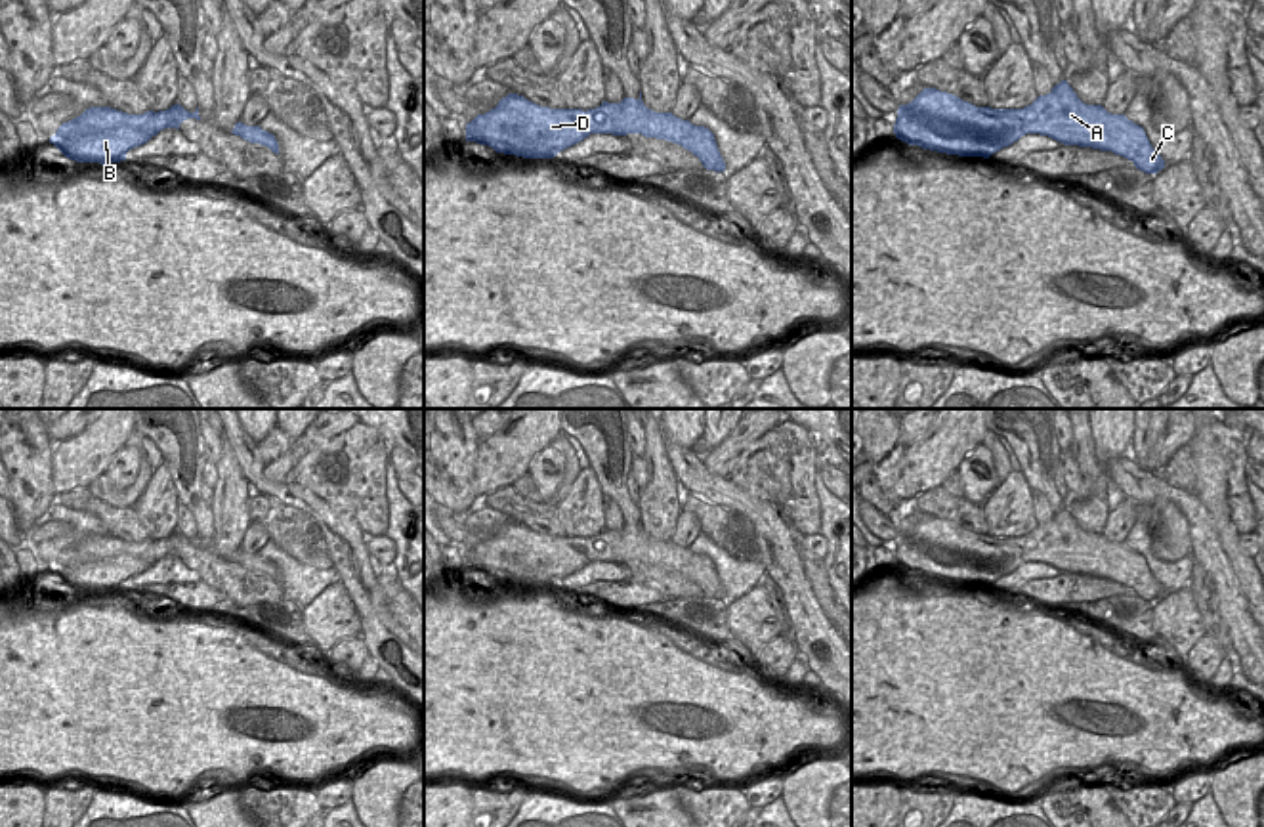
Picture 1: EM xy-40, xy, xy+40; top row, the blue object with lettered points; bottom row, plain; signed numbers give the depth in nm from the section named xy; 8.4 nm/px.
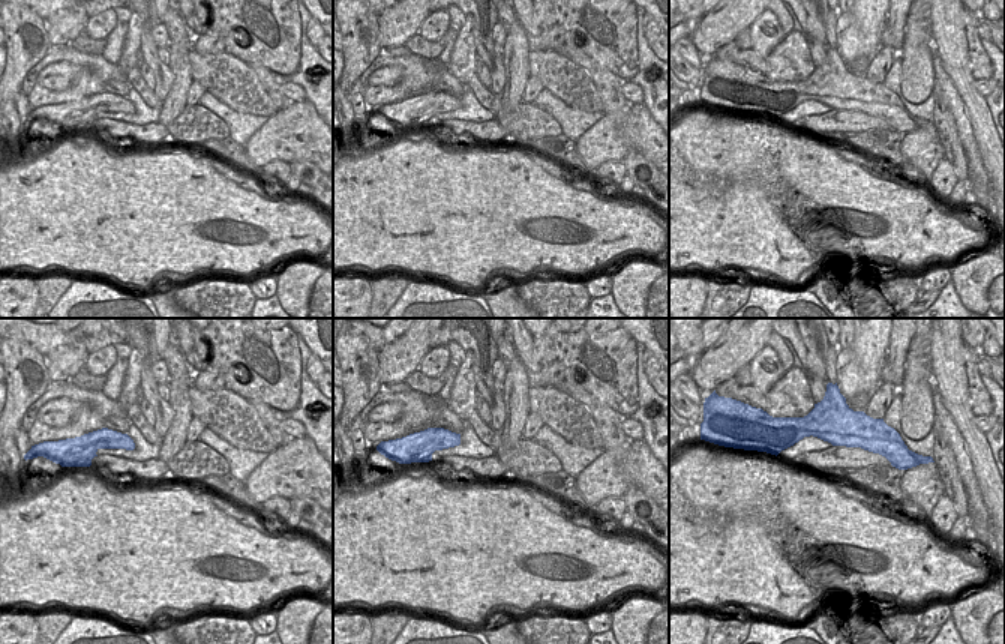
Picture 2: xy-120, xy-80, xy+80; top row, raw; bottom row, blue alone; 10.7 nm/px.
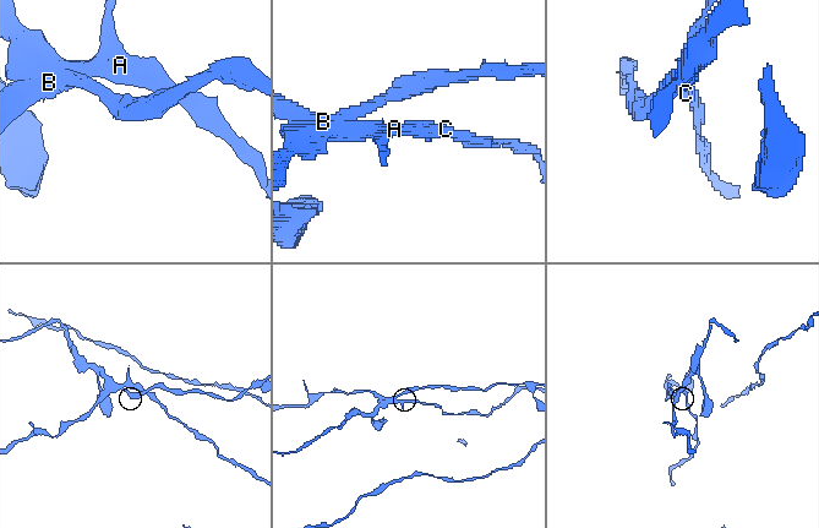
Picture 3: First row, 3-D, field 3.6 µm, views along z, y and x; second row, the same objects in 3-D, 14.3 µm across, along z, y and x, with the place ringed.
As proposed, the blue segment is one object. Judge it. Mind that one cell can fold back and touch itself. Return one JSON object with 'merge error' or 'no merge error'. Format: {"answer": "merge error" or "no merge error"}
{"answer": "merge error"}

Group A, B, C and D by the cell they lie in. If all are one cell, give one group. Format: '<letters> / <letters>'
A C D / B

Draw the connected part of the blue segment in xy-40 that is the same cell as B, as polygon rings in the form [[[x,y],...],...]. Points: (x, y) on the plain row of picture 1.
[[[118,556],[80,567],[59,567],[55,575],[76,590],[120,590],[134,575],[147,571],[151,565],[134,556]]]

